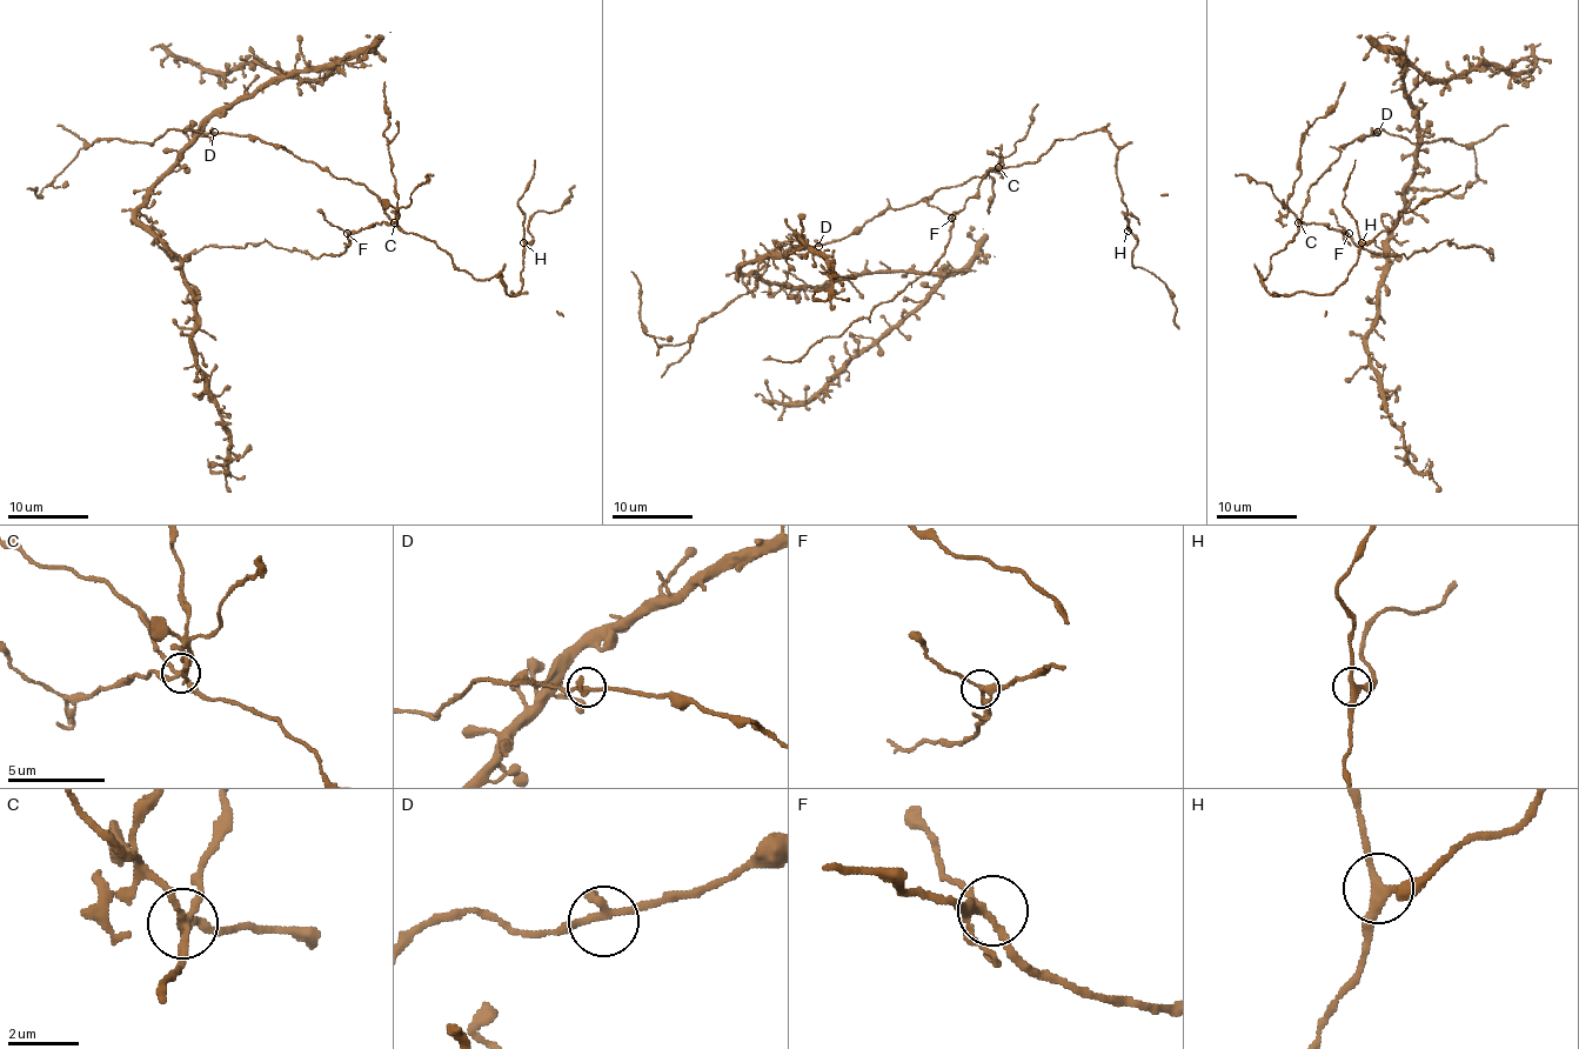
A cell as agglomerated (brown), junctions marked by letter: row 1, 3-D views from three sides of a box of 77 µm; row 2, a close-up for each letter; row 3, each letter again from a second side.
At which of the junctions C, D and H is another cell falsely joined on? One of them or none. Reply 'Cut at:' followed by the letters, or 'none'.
Cut at: C

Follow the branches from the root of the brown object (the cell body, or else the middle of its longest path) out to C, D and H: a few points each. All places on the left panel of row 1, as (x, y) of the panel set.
C: (259, 138), (280, 145), (339, 179), (361, 182), (376, 196), (383, 211), (395, 222)
D: (259, 138), (214, 132)
H: (259, 138), (361, 182), (403, 231), (433, 241), (475, 279), (497, 276), (509, 295), (522, 287), (523, 242)

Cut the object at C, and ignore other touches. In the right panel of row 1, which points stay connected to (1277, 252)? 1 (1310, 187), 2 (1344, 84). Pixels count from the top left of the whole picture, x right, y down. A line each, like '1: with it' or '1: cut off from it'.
1: with it
2: cut off from it

